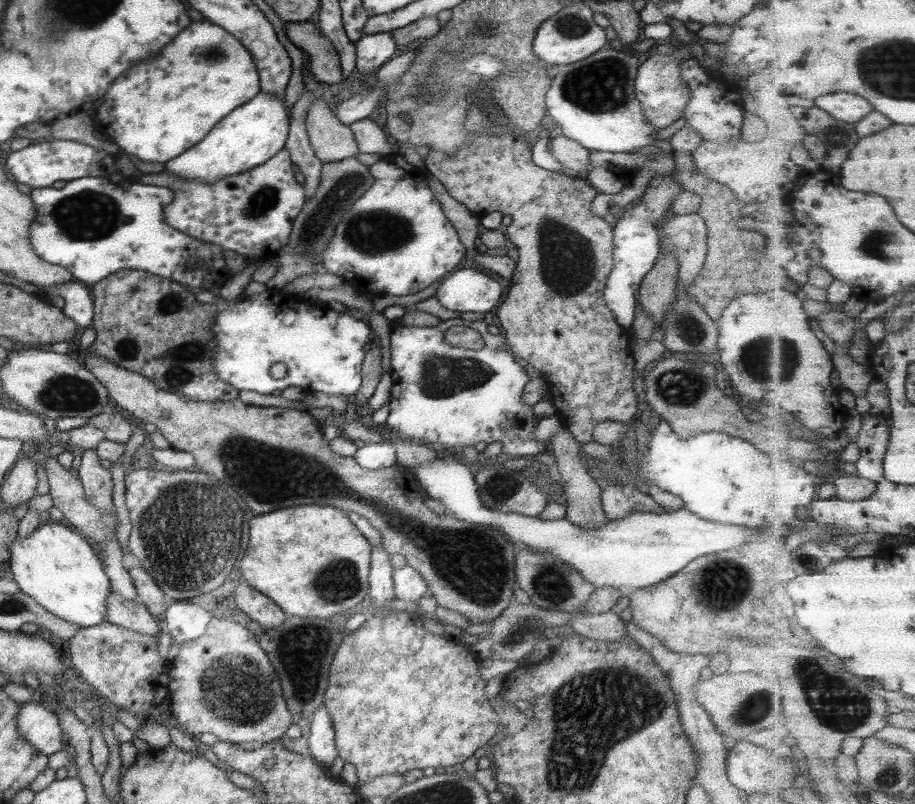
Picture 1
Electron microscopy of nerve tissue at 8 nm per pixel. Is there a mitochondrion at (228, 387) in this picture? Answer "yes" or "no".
no

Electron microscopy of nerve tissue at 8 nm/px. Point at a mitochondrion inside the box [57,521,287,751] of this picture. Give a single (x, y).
(233, 692)

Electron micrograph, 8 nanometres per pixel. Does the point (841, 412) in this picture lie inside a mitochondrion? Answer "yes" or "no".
no

